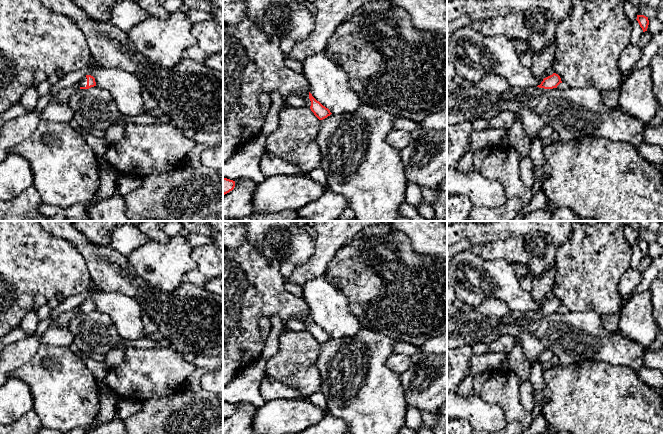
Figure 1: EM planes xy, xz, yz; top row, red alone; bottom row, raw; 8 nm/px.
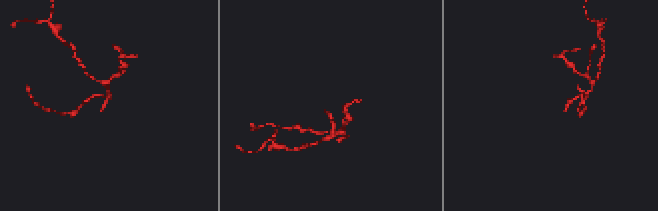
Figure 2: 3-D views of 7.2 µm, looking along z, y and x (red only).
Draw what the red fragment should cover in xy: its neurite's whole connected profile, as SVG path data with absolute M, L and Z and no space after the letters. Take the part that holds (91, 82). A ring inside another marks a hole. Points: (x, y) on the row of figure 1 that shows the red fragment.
M86 75L77 83L77 85L80 89L89 89L96 86L95 78L91 75Z

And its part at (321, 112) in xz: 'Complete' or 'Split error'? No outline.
Split error

